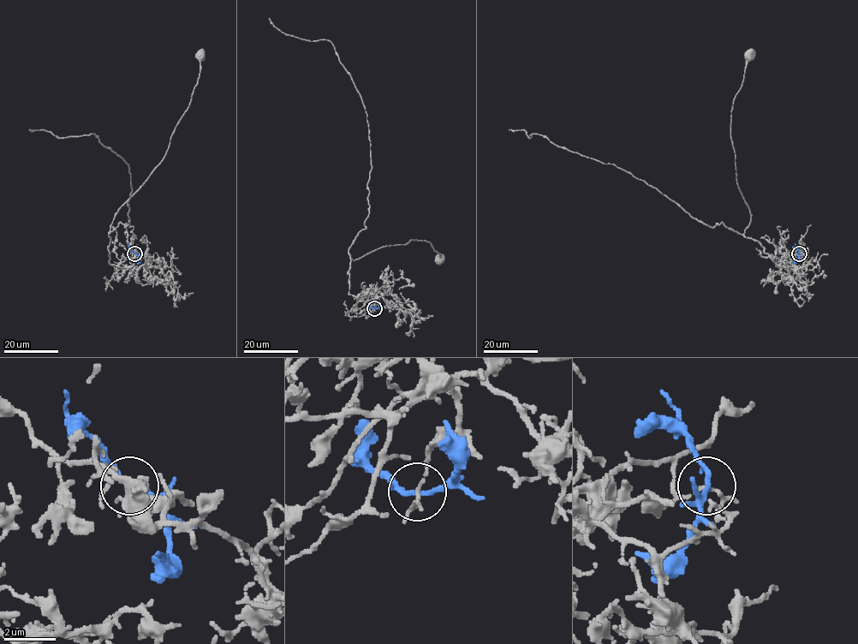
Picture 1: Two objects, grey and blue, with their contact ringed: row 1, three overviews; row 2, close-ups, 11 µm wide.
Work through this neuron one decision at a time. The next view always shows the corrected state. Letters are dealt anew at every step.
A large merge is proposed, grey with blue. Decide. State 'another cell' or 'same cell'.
another cell

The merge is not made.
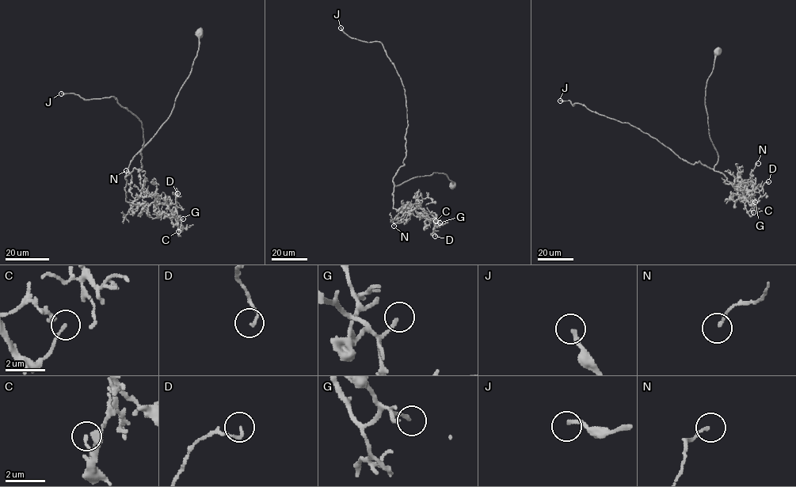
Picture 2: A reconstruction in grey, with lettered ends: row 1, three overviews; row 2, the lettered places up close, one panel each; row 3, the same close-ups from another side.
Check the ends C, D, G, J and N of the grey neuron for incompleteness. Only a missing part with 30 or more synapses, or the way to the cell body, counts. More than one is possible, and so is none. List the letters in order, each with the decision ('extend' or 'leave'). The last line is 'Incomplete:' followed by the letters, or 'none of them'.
C: leave
D: leave
G: leave
J: extend
N: leave
Incomplete: J

